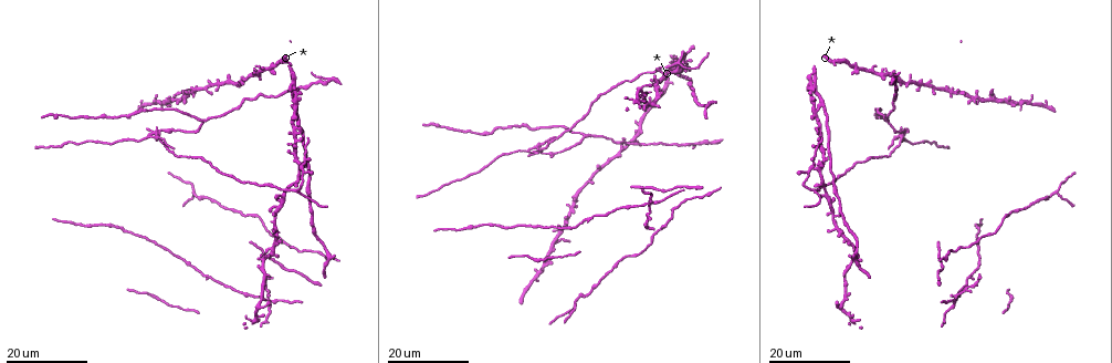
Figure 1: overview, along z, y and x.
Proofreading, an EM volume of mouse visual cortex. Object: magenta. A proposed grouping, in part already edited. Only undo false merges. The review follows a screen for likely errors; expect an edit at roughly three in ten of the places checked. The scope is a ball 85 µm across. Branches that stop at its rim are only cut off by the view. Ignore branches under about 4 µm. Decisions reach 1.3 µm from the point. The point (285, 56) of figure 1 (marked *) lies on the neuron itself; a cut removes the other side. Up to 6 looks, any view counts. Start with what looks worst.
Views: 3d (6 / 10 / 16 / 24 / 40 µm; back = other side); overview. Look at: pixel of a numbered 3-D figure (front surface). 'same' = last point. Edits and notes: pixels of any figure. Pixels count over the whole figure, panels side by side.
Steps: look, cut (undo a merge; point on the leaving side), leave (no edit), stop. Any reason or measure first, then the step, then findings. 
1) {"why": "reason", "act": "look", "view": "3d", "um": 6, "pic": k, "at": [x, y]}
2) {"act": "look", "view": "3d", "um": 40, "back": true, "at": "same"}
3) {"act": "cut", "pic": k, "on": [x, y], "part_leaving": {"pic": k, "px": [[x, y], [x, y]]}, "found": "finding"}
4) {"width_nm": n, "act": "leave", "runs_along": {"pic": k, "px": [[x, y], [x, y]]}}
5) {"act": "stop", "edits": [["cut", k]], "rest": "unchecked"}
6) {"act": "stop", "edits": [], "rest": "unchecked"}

{"why": "looks like a crossing", "act": "look", "view": "3d", "um": 24, "pic": 1, "at": [269, 299]}

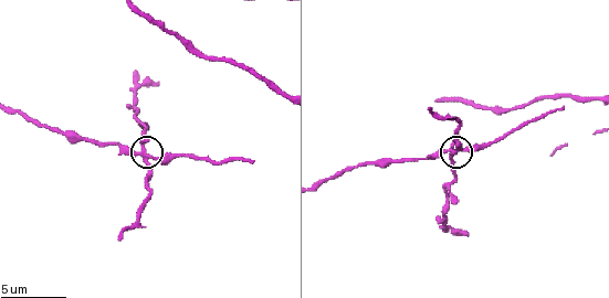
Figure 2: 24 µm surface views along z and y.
{"act": "look", "view": "3d", "um": 10, "pic": 2, "at": [451, 155]}

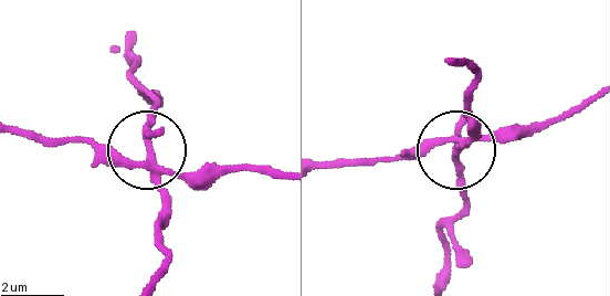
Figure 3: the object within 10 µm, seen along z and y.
{"arms": 5, "act": "cut", "pic": 3, "on": [167, 209], "found": "a second neuron is stuck on"}

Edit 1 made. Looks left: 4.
{"act": "look", "view": "overview"}

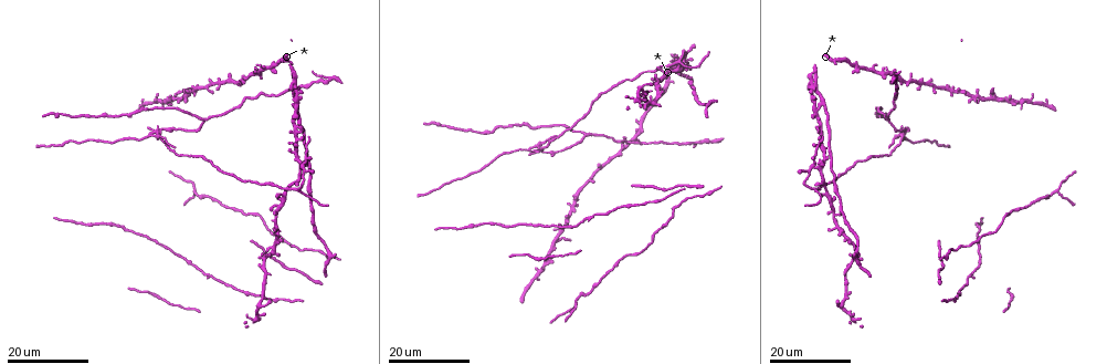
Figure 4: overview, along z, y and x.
{"act": "look", "view": "3d", "um": 16, "pic": 4, "at": [553, 240]}

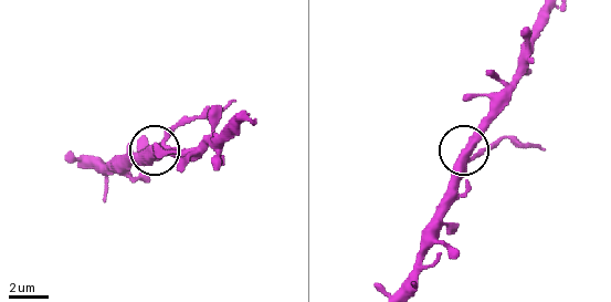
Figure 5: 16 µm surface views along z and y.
{"act": "look", "view": "3d", "um": 6, "pic": 5, "at": [471, 159]}

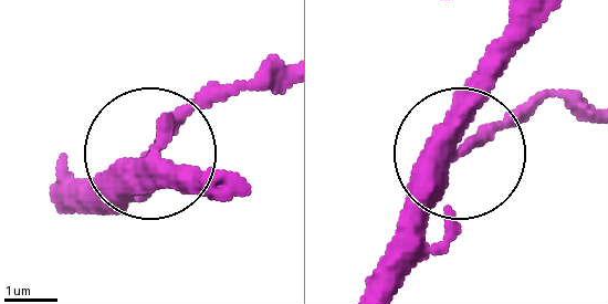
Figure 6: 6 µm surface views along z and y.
{"side_arm_um": 5, "act": "cut", "pic": 6, "on": [197, 107], "part_leaving": {"pic": 6, "px": [[461, 156], [549, 94], [588, 103]]}, "found": "two neurons meet here"}

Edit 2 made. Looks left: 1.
{"act": "stop", "edits": [["cut", 3], ["cut", 6]], "rest": "unchecked"}

